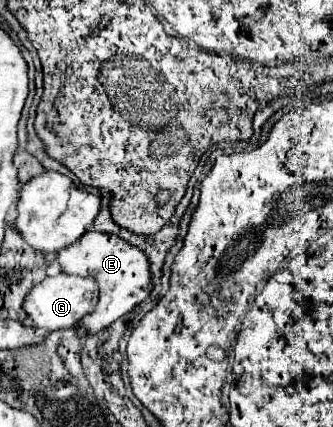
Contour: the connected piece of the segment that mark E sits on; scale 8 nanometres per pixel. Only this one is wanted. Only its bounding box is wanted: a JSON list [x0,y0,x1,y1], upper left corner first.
[57,230,151,334]

